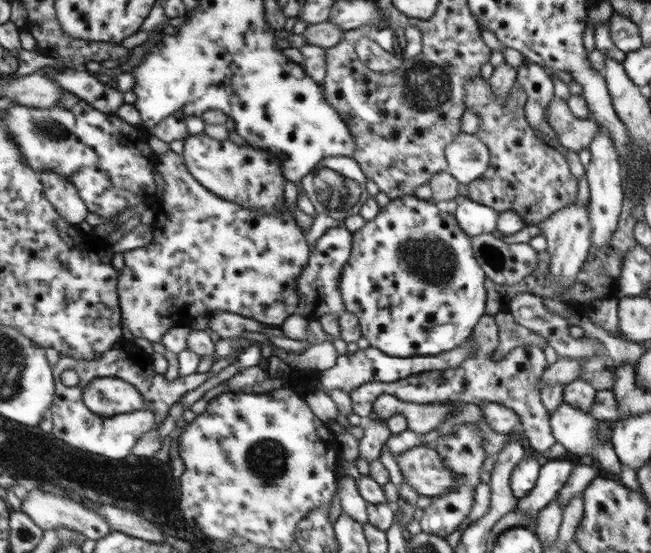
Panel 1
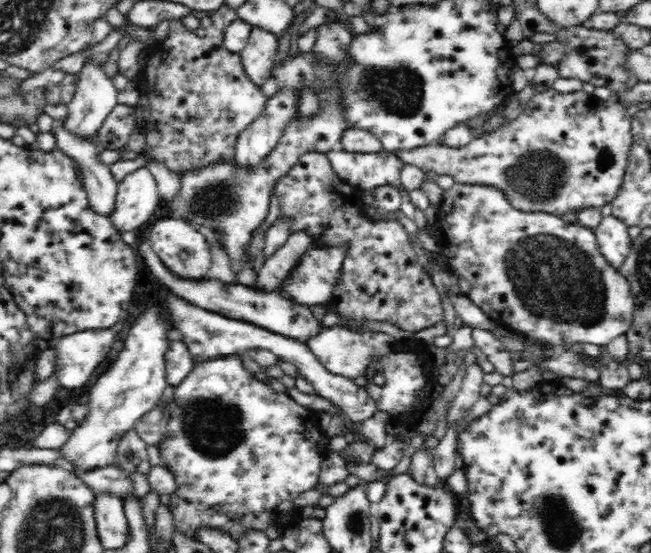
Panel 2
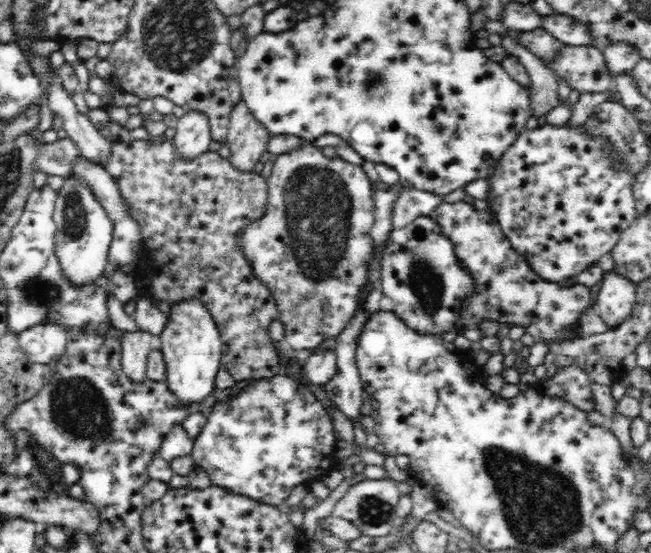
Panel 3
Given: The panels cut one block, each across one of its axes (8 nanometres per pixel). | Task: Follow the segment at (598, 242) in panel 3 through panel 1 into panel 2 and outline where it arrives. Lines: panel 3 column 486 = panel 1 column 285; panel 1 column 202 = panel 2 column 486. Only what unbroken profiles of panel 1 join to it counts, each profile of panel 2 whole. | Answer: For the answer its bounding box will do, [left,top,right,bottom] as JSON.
[391,88,632,215]

